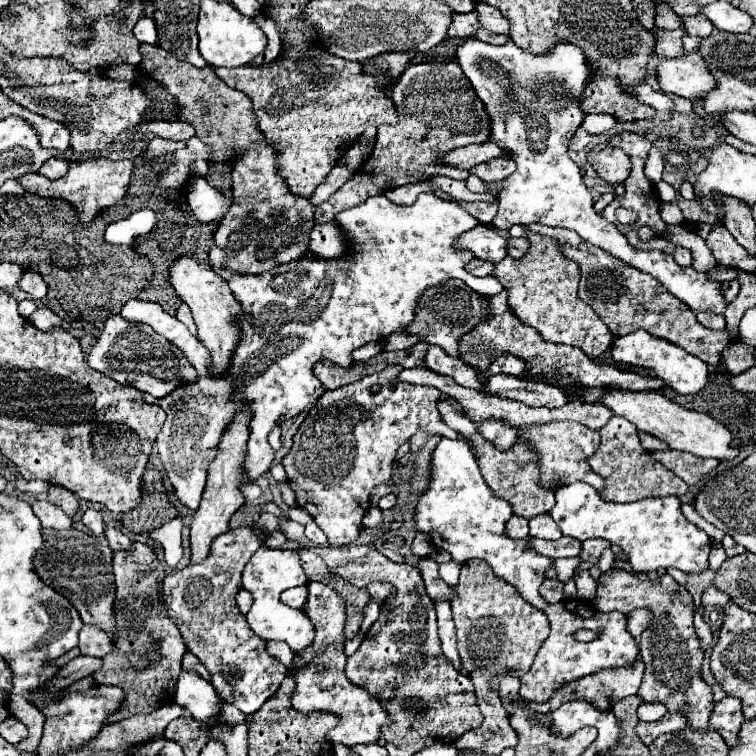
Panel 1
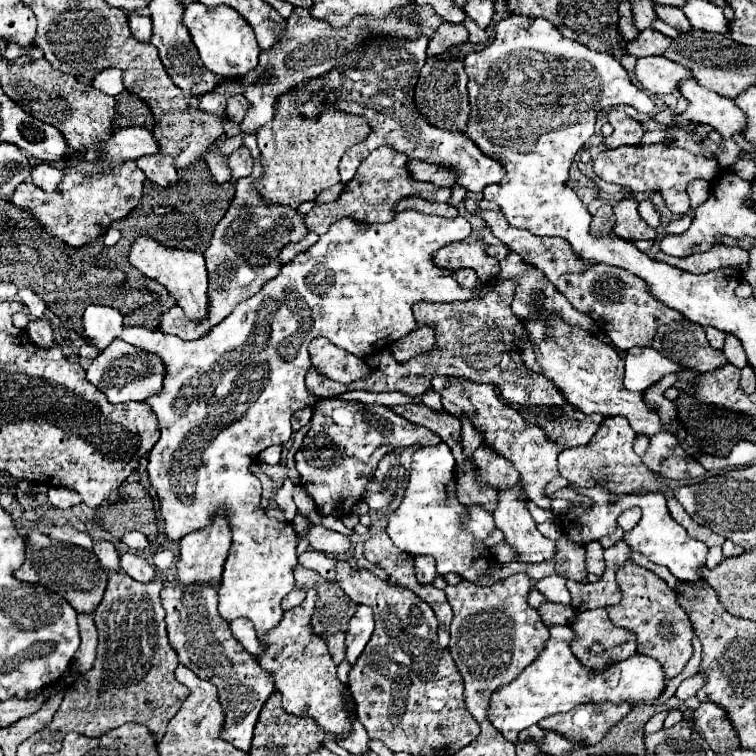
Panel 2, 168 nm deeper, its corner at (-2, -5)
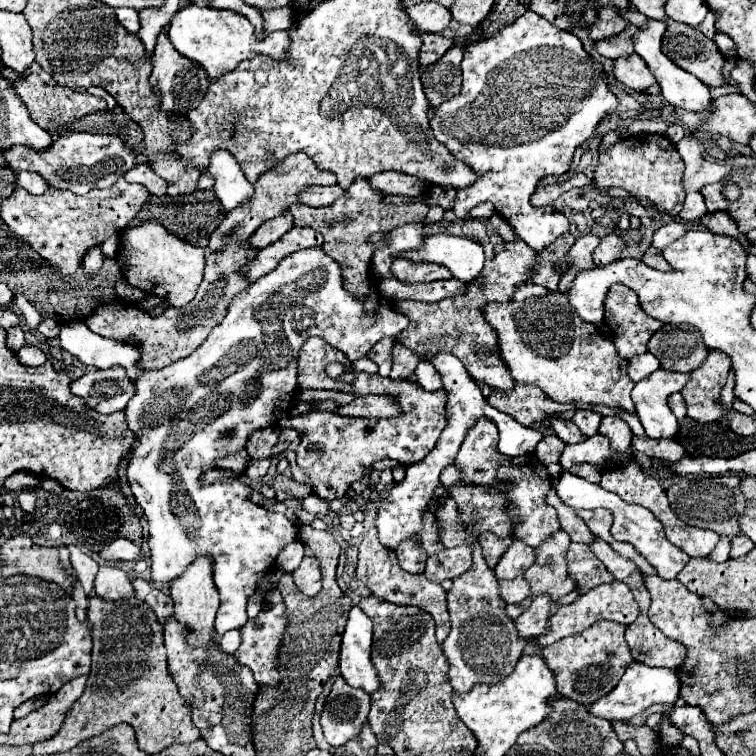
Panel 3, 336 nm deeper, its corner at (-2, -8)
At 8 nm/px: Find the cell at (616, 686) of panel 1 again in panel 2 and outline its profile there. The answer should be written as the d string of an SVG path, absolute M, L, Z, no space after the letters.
M580 704L570 712L554 714L540 720L540 728L564 732L564 736L572 736L574 740L582 740L584 744L596 744L604 738L610 726L618 724L630 712L630 704Z

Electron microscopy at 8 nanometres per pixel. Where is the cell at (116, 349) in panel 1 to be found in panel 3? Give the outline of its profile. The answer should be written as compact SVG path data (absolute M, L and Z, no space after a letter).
M116 367L82 375L70 383L70 391L72 395L84 399L86 407L110 415L124 411L128 399L132 397L132 381L126 379L122 367Z

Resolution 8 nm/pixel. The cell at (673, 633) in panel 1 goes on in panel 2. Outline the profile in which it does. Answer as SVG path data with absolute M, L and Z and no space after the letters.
M626 562L624 566L618 568L616 584L622 592L622 600L612 608L606 608L610 620L616 626L634 630L638 636L638 652L658 660L664 668L666 680L672 680L684 670L684 666L692 658L692 634L694 634L690 618L676 600L676 592L654 572L634 562Z

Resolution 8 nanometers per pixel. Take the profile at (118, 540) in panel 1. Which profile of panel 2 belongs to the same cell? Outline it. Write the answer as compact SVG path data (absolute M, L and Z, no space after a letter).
M120 552L120 568L140 582L150 580L154 576L154 566L150 566L146 558L132 552Z

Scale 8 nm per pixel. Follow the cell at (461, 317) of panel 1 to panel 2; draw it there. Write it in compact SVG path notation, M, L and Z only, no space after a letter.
M424 324L416 332L410 332L408 336L396 340L396 344L392 344L392 354L394 354L394 358L398 362L406 362L406 360L410 360L416 354L430 352L434 348L436 348L434 328Z

